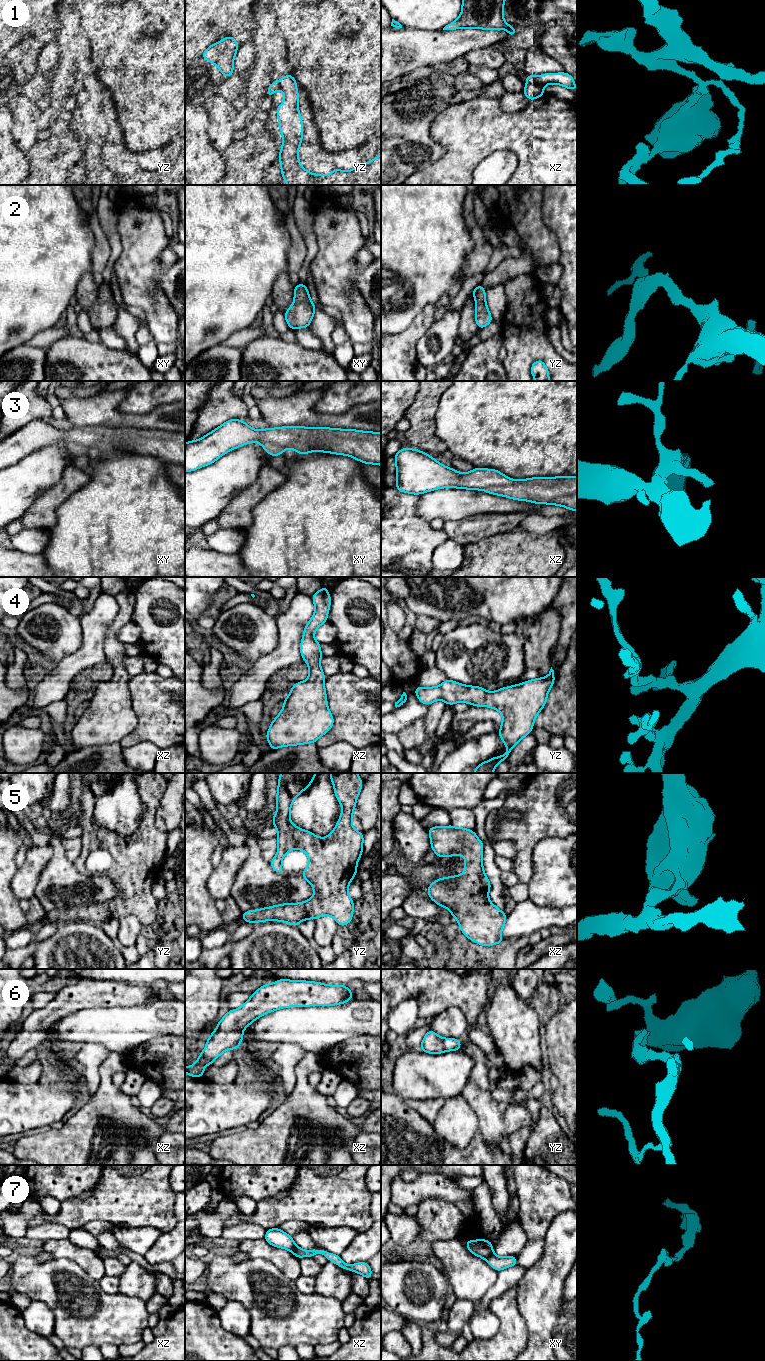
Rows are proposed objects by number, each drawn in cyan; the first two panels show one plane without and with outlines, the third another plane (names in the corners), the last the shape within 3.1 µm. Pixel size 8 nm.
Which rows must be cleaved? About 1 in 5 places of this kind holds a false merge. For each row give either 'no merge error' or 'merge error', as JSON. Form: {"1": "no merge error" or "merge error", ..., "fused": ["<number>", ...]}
{"1": "merge error", "2": "no merge error", "3": "no merge error", "4": "no merge error", "5": "no merge error", "6": "no merge error", "7": "merge error", "fused": ["1", "7"]}

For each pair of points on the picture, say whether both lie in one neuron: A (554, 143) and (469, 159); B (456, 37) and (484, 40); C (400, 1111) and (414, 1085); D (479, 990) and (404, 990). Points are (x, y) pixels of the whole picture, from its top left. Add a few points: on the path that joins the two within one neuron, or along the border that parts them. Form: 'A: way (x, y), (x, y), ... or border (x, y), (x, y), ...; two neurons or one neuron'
A: way (533, 142), (490, 142); one neuron
B: way (463, 39), (477, 39); one neuron
C: border (394, 1091), (404, 1100); two neurons
D: way (460, 990), (442, 987), (423, 987); one neuron

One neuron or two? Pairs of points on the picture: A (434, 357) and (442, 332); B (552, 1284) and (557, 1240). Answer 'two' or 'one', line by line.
A: one
B: one

